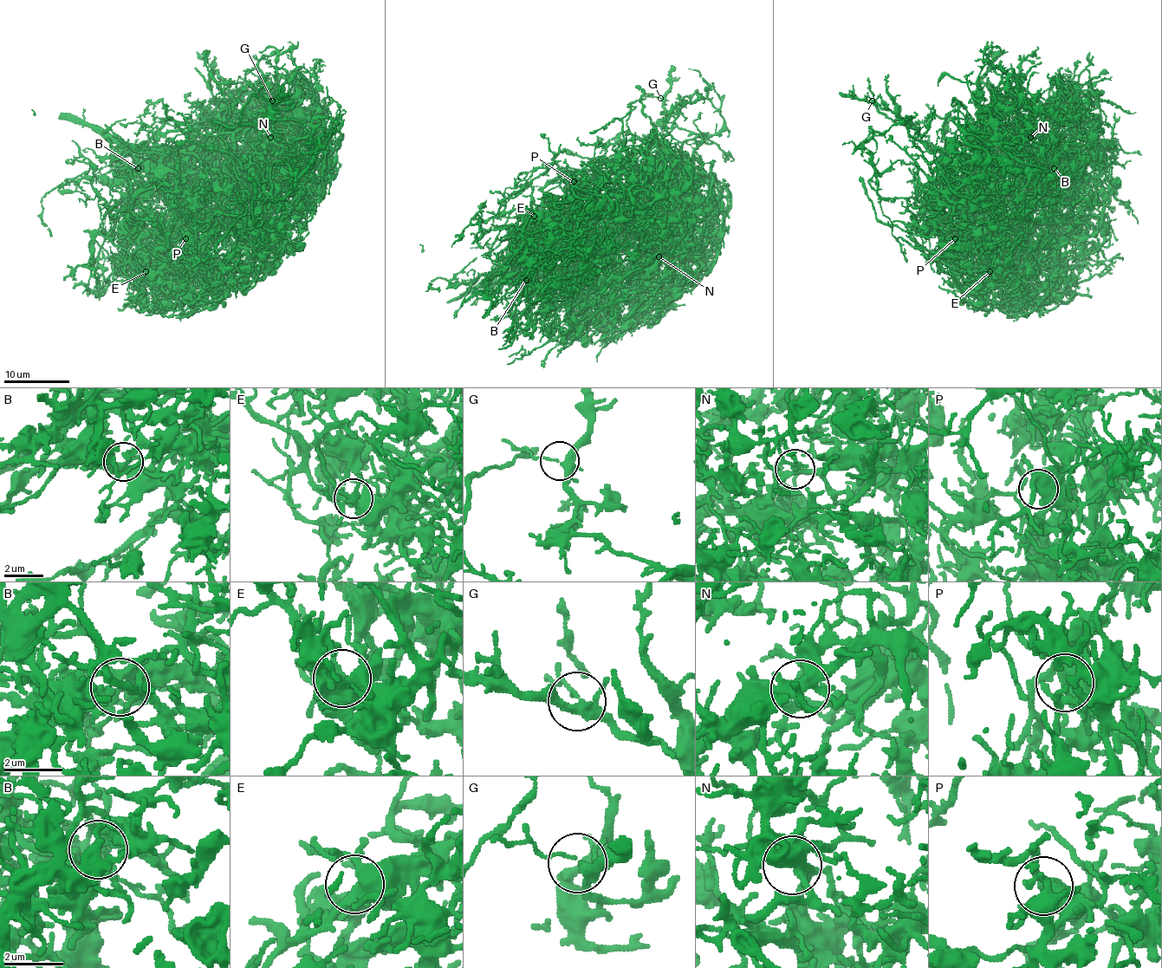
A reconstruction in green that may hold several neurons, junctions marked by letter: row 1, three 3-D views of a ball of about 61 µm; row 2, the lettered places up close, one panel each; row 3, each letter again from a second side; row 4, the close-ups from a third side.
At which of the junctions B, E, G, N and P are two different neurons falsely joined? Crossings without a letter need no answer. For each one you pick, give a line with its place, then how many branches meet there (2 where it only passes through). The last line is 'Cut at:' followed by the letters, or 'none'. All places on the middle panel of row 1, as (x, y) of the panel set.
Cut at: none

